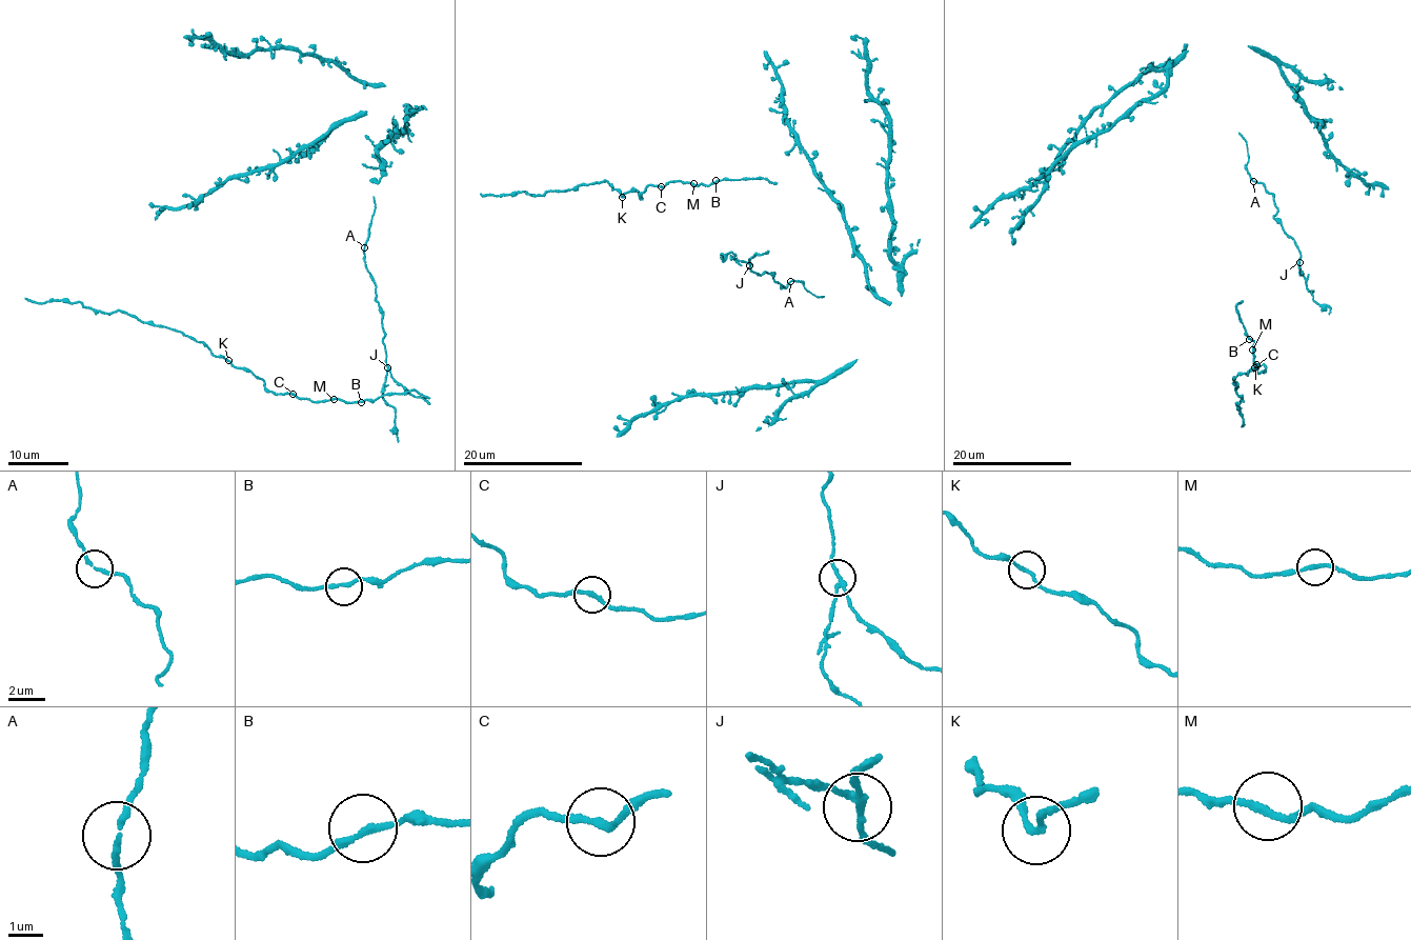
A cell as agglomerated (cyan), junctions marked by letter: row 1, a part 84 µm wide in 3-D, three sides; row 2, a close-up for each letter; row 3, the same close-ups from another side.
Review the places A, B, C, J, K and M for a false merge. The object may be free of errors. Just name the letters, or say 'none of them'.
J

